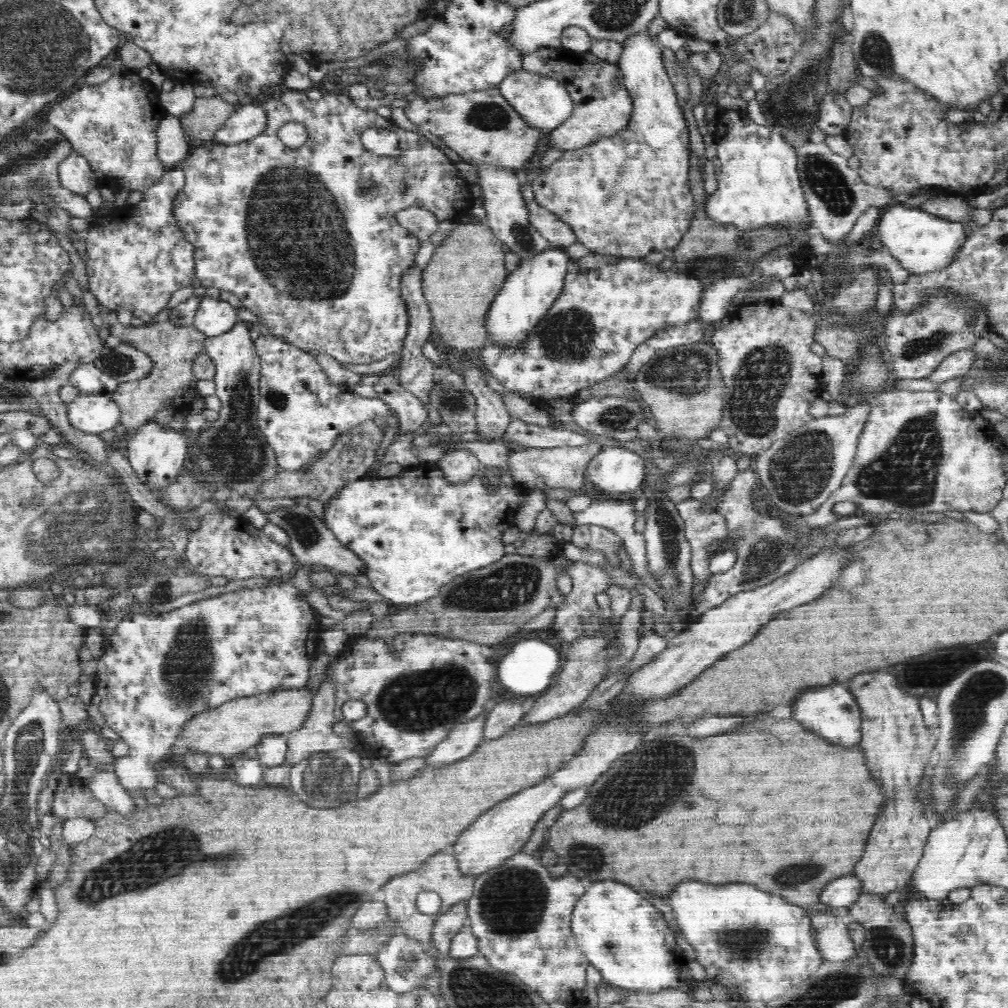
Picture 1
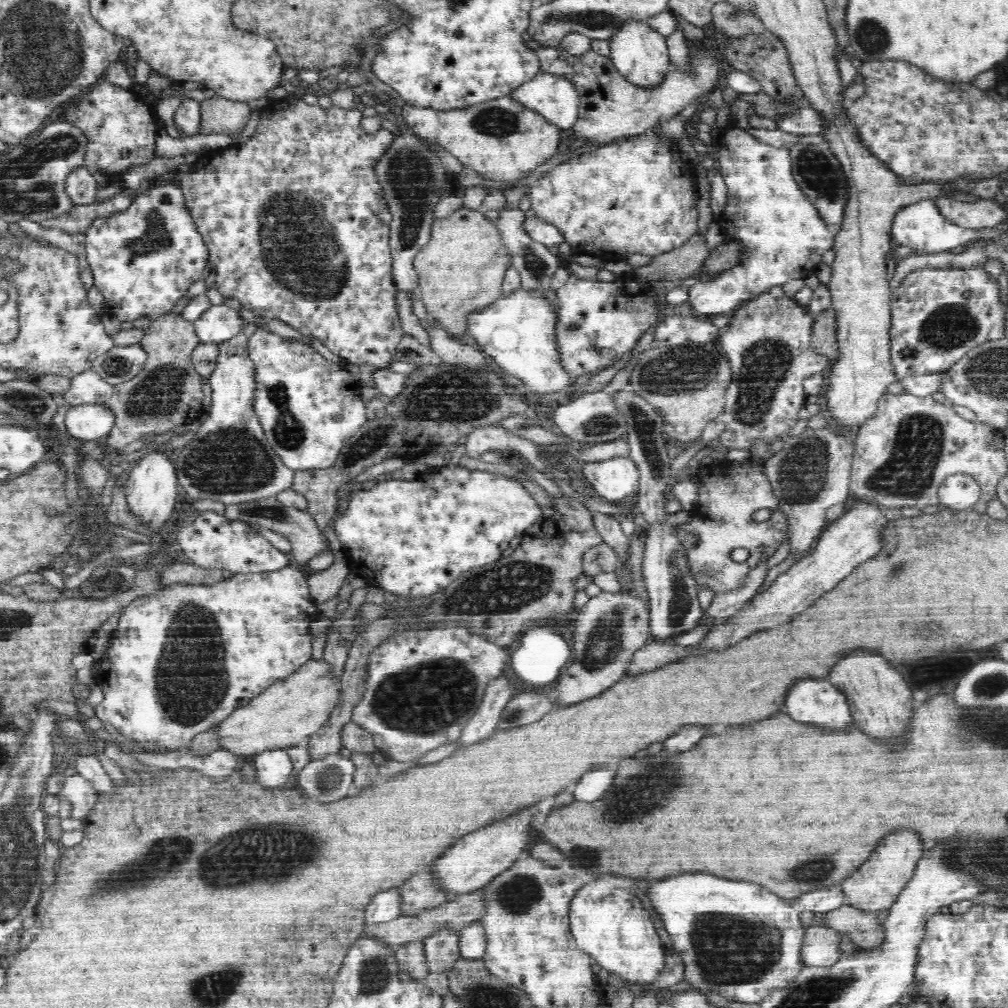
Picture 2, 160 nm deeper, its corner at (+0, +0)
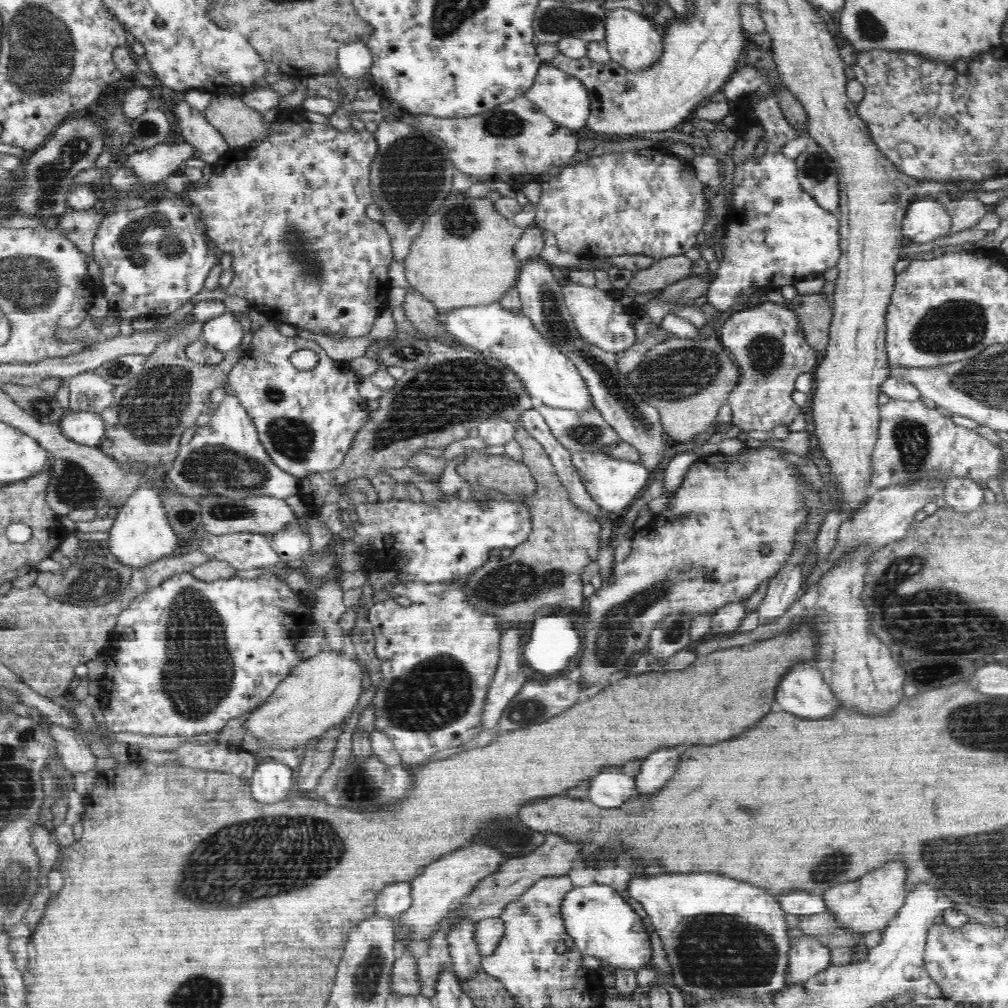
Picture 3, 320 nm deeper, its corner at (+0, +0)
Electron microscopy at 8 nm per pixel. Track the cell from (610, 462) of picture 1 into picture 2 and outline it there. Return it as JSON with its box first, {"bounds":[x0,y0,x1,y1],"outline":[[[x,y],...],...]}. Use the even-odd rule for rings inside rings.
{"bounds":[584,457,640,502],"outline":[[[612,457],[584,464],[584,477],[599,497],[617,502],[639,490],[640,474],[637,465],[628,457]]]}

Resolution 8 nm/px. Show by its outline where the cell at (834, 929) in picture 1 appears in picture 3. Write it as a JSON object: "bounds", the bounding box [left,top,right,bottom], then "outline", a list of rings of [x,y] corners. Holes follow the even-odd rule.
{"bounds":[785,934,831,988],"outline":[[[803,934],[792,944],[789,952],[789,978],[786,979],[785,988],[808,981],[831,966],[831,950],[825,946],[823,939]]]}

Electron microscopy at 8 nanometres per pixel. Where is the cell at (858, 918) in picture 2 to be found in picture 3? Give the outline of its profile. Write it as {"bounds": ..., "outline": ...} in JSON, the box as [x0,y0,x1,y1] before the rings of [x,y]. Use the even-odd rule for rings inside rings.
{"bounds":[798,911,864,949],"outline":[[[824,911],[820,914],[813,914],[798,917],[798,929],[804,935],[814,936],[823,939],[828,949],[849,947],[861,944],[864,935],[856,935],[852,931],[844,931],[831,912]]]}

